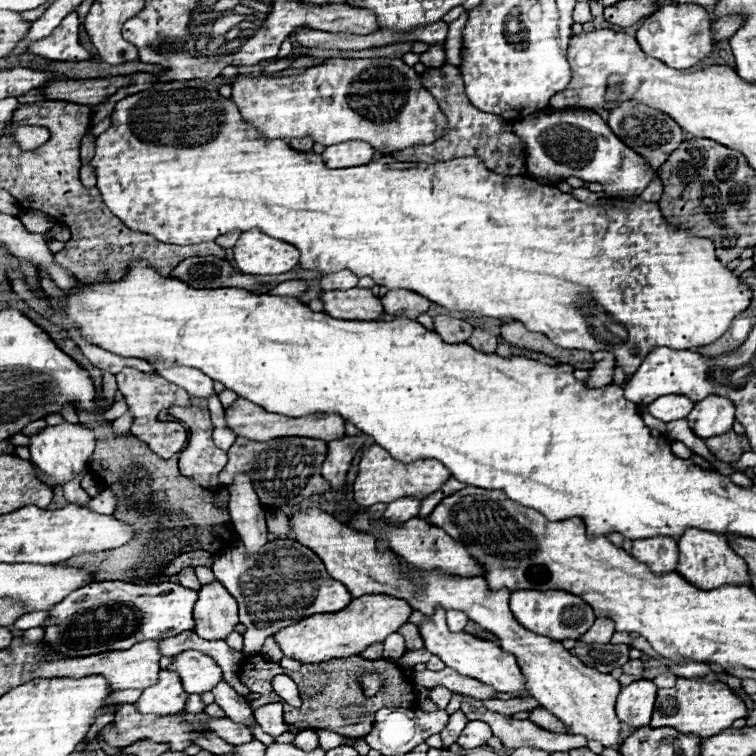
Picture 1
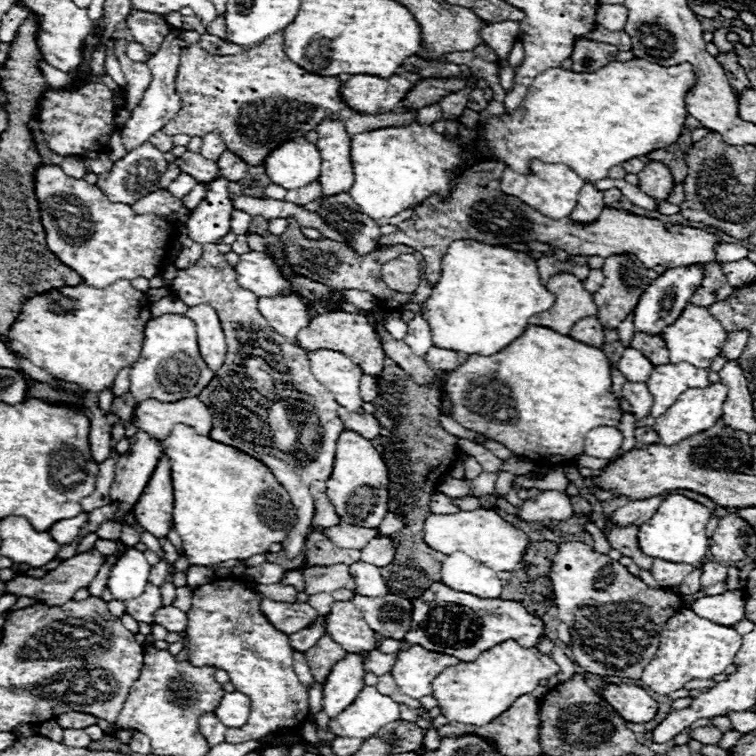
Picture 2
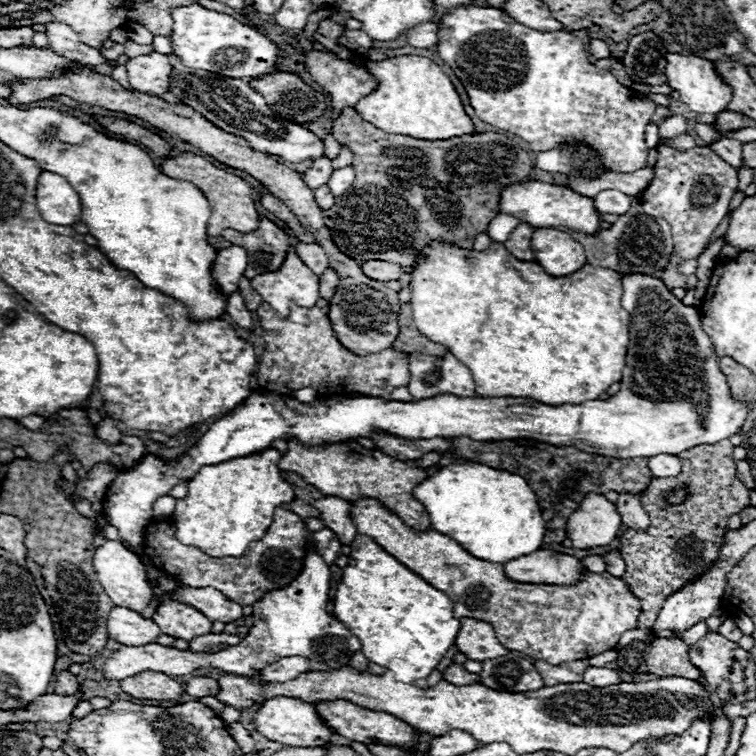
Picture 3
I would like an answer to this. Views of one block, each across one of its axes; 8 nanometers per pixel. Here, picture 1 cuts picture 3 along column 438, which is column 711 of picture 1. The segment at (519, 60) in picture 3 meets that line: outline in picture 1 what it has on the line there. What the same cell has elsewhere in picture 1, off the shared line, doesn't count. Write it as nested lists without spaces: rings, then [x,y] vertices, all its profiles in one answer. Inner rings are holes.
[[[662,6],[656,14],[648,16],[636,32],[636,40],[648,56],[654,56],[670,68],[686,70],[700,64],[714,52],[714,34],[710,14],[702,6]]]

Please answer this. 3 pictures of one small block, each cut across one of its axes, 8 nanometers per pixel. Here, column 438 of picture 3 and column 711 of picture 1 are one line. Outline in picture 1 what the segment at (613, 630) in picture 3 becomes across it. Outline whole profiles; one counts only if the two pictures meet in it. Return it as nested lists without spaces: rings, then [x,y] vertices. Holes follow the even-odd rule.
[[[690,528],[682,534],[680,542],[680,560],[678,560],[678,574],[694,584],[700,590],[714,590],[724,584],[734,584],[734,586],[750,586],[750,574],[744,558],[740,558],[728,544],[726,536],[718,536],[714,532],[704,532]]]

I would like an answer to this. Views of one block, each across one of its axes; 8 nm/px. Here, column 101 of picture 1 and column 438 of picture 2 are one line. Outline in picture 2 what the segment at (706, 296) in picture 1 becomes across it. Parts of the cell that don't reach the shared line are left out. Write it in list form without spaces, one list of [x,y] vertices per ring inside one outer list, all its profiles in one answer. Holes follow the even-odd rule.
[[[418,122],[406,128],[378,128],[370,132],[362,132],[352,136],[352,170],[354,170],[354,184],[348,192],[352,200],[360,206],[360,210],[378,220],[378,218],[392,218],[404,208],[416,206],[424,202],[430,194],[446,196],[448,194],[448,180],[454,178],[450,174],[452,168],[462,164],[462,144],[458,140],[448,140],[444,134],[436,134],[432,126],[420,126]]]

